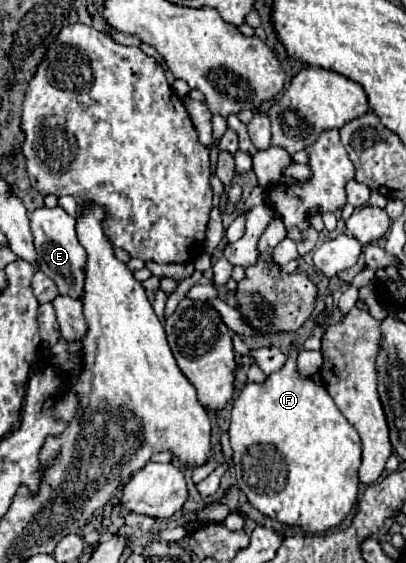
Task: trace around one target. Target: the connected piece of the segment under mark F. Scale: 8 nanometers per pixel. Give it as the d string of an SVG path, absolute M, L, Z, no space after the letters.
M288 357L286 365L272 373L264 383L248 383L242 389L232 409L230 443L234 449L232 461L238 487L252 507L278 523L318 535L338 527L358 499L360 437L346 417L342 417L340 409L326 393L326 387L314 383L310 377L302 377L296 369L296 359L292 357Z

